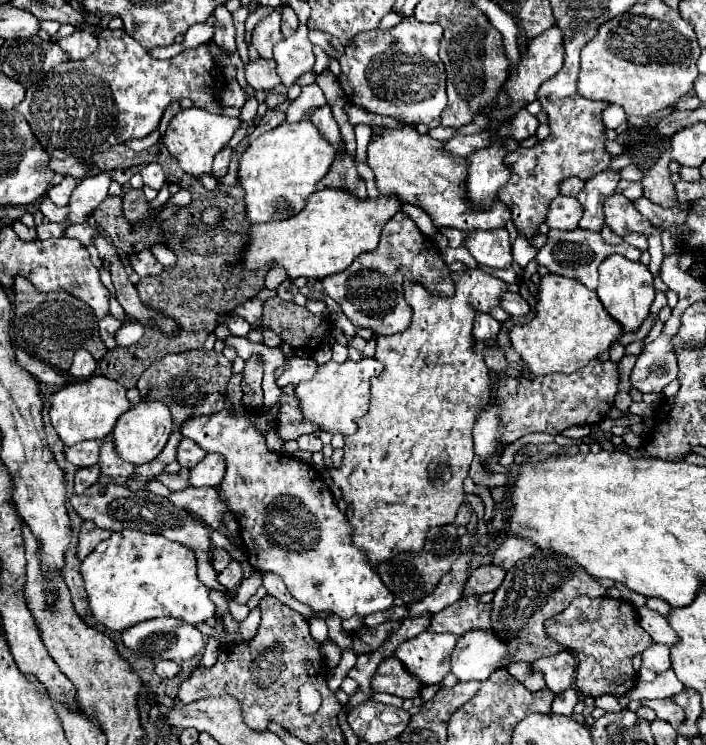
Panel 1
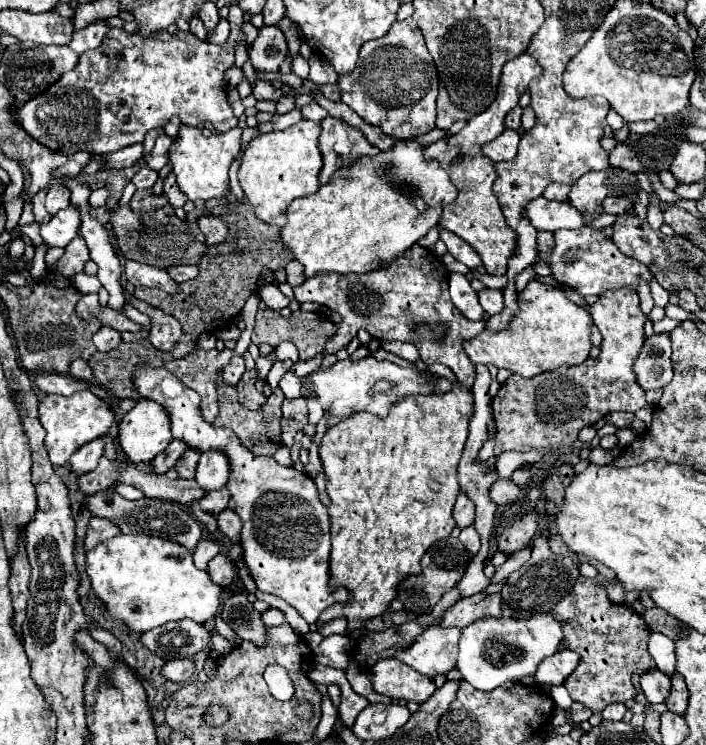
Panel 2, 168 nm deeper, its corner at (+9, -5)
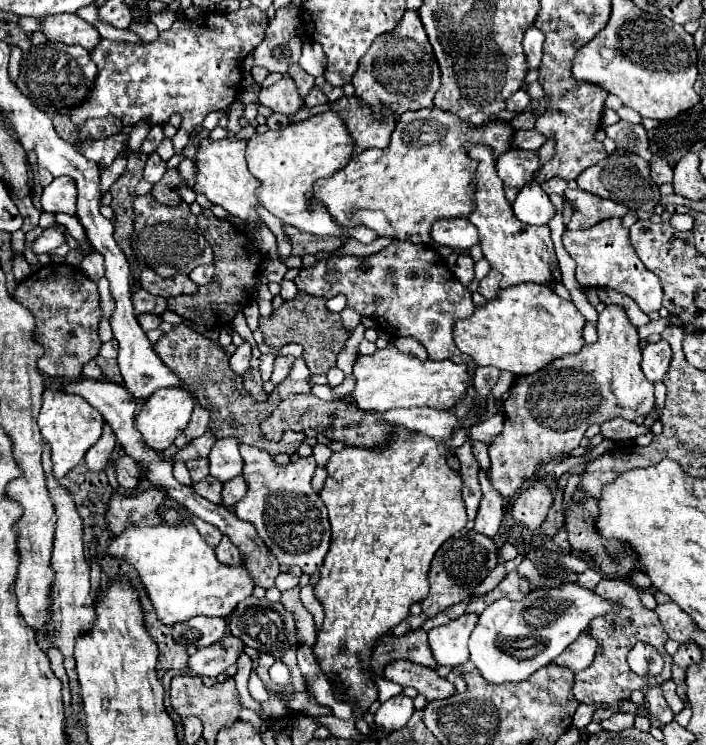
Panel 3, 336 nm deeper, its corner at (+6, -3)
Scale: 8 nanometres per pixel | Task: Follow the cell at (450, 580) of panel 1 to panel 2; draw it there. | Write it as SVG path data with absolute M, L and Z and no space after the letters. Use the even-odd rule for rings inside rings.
M474 525L462 529L460 541L466 545L466 549L468 549L470 553L478 553L478 549L480 549L480 535L478 535L478 531L474 529Z

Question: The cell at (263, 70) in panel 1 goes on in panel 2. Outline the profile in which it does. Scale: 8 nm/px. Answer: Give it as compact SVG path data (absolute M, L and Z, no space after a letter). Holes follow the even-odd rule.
M258 81L252 95L258 99L258 101L272 101L272 103L278 103L278 99L282 97L282 91L272 87L268 81Z

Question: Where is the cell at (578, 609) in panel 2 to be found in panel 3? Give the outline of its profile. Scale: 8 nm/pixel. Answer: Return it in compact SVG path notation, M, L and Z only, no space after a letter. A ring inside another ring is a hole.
M601 579L593 591L595 591L595 595L599 595L603 599L611 599L611 601L619 603L619 611L611 611L611 615L601 615L591 621L587 631L593 639L597 639L599 647L597 647L593 663L587 669L583 669L581 673L577 673L575 681L573 681L573 695L577 701L593 703L593 705L609 705L609 707L595 709L593 721L599 723L599 721L611 717L613 713L617 713L617 703L621 699L629 699L635 689L649 689L651 683L669 681L671 679L671 657L663 649L663 645L667 641L667 633L663 631L663 627L657 619L657 613L649 611L641 605L637 587L633 587L631 583L621 581L621 579ZM637 641L645 641L661 653L661 657L665 661L665 669L661 671L661 675L651 679L651 677L639 677L631 671L631 667L627 665L627 653L631 651L631 647Z

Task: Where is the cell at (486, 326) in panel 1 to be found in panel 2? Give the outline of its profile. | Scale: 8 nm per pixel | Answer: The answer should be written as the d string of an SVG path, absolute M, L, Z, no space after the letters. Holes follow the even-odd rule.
M452 273L450 275L450 297L454 305L464 313L468 319L482 319L484 309L478 303L478 293L472 289L470 281L462 273Z

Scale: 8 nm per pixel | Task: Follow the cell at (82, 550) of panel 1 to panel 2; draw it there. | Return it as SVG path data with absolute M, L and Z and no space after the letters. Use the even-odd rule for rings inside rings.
M92 517L90 519L90 525L88 525L88 533L86 533L86 543L84 547L90 551L94 549L98 543L110 539L110 537L116 537L120 533L120 527L114 525L112 521L108 519L102 519L102 517Z

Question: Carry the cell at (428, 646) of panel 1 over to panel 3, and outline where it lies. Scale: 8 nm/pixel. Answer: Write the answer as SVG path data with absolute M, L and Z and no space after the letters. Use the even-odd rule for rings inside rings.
M465 613L459 619L453 619L447 625L429 631L429 647L439 667L461 665L469 659L467 639L475 625L477 625L477 615Z

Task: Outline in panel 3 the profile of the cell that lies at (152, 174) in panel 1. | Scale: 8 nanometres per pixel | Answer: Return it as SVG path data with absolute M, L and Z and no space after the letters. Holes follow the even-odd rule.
M151 153L143 171L143 179L149 183L157 183L163 177L163 173L165 173L165 161L159 159L159 155Z

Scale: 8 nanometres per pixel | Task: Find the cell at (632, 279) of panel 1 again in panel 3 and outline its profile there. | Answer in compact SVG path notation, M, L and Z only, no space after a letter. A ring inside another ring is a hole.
M607 305L599 313L597 321L599 339L593 345L585 345L577 355L565 355L555 359L543 371L533 375L517 377L515 385L511 387L511 395L503 401L505 423L501 435L489 445L491 457L491 485L505 497L511 499L523 487L523 481L531 479L531 475L549 461L567 455L569 451L579 447L583 433L589 425L605 423L615 417L623 417L635 421L639 415L647 415L655 407L653 399L653 385L645 379L641 371L641 347L639 347L639 333L637 327L629 321L627 311L623 305Z

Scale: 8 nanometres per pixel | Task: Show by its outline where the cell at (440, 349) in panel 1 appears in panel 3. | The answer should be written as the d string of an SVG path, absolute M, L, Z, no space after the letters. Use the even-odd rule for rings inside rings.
M393 425L387 443L377 447L345 447L333 453L325 465L327 485L319 495L329 511L333 539L321 567L321 579L315 585L315 597L325 609L325 621L317 633L313 651L325 675L337 673L343 681L345 695L361 701L357 719L377 699L377 689L369 675L369 653L373 643L385 635L389 627L399 625L409 615L411 603L421 601L429 593L427 571L435 551L467 523L461 497L463 479L459 471L449 467L449 457L455 455L455 449L461 447L463 441L463 429L455 429L447 441L437 441L425 433L409 431L405 425ZM341 643L345 643L345 651L339 651Z

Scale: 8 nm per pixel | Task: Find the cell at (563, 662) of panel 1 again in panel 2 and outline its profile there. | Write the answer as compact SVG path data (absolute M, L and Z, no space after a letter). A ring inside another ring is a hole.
M560 649L558 653L554 653L552 657L546 657L540 663L540 669L536 671L536 679L540 683L544 683L544 691L548 693L548 689L552 685L562 685L566 681L566 677L578 667L580 663L580 655L570 651L570 649Z

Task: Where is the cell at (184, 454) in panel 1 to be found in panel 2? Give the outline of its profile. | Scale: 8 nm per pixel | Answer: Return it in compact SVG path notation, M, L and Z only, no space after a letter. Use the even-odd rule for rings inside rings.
M196 449L186 451L184 457L180 457L180 461L176 463L176 471L178 471L178 475L180 475L182 479L194 479L198 459L200 459L200 451L196 451Z

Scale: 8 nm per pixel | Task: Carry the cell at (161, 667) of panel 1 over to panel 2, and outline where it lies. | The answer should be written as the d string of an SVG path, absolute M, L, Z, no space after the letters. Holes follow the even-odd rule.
M192 657L186 659L176 659L176 661L168 661L162 669L162 675L174 683L186 683L192 679L196 669L196 663Z

